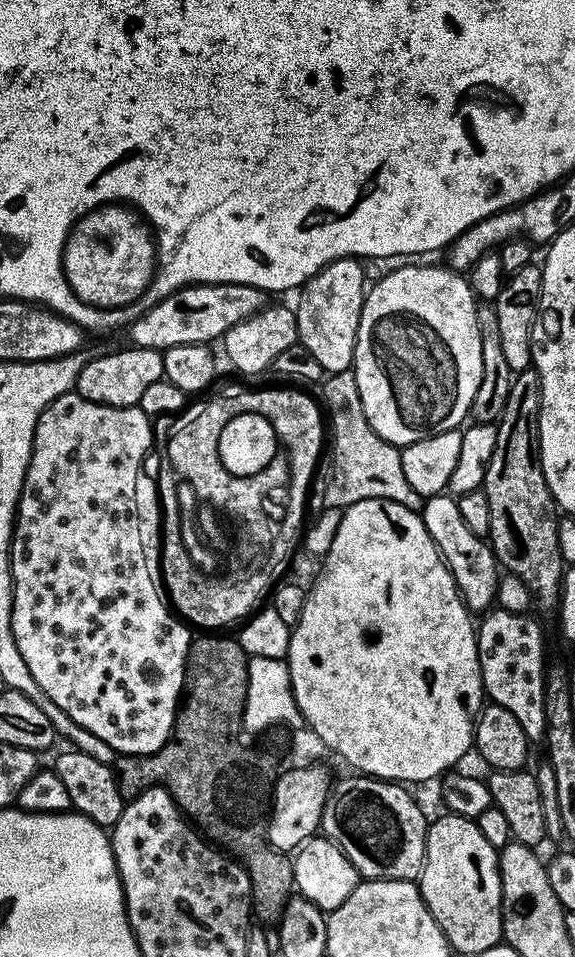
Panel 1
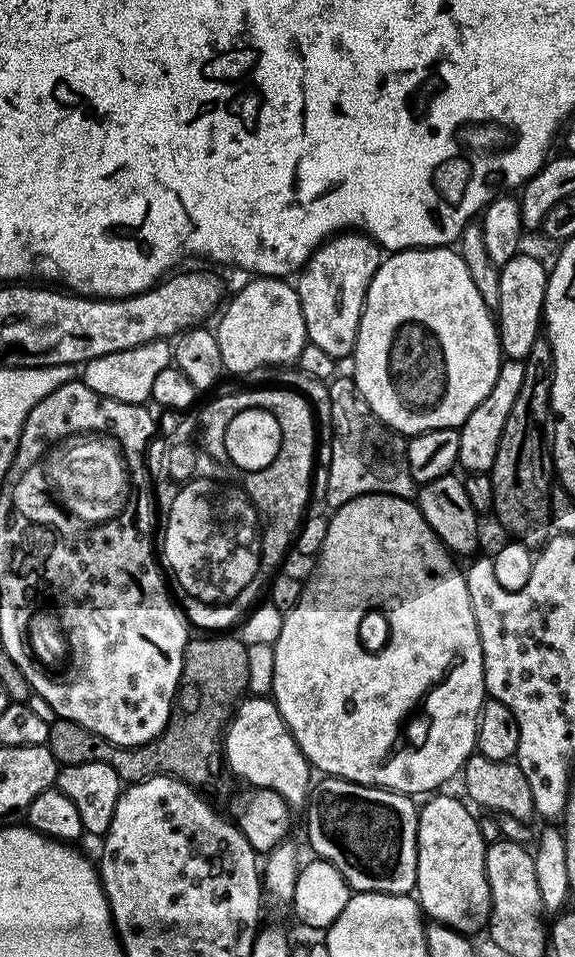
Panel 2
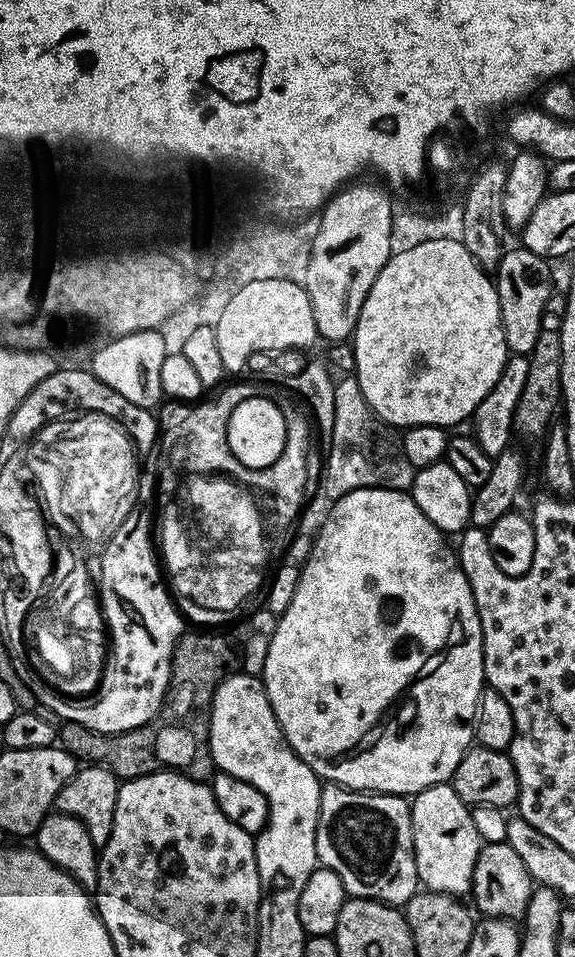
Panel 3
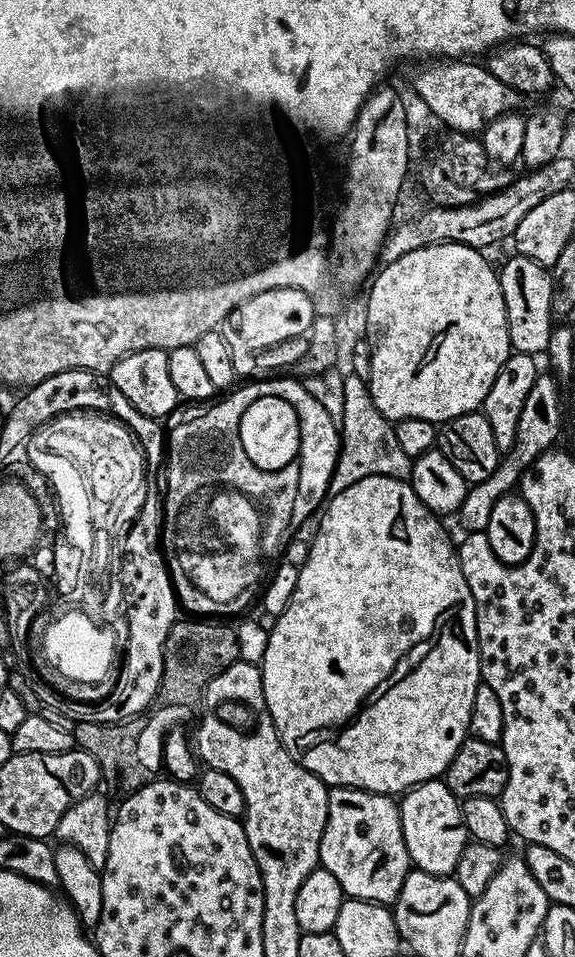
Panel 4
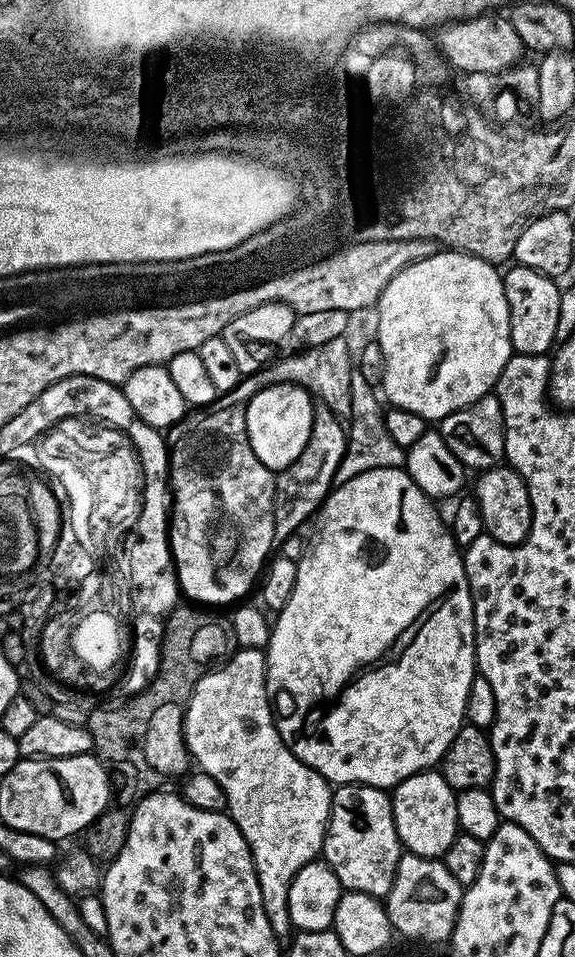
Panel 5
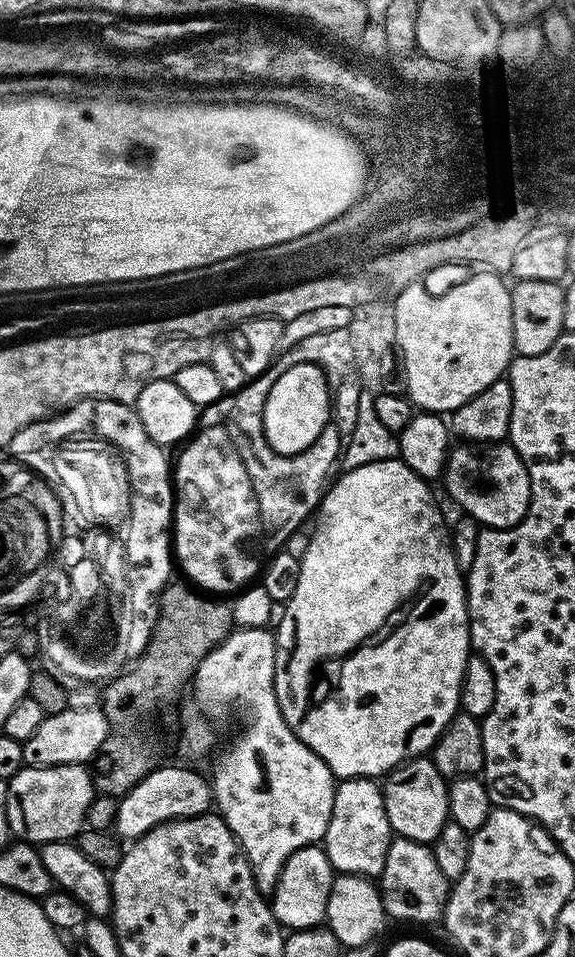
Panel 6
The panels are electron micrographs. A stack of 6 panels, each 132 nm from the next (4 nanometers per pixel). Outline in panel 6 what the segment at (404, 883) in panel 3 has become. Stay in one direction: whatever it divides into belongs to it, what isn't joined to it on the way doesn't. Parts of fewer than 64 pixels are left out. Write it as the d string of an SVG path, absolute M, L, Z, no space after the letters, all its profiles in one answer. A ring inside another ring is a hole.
M344 778L336 785L334 810L322 841L324 853L337 873L378 878L384 873L386 854L394 833L386 818L384 793L372 778Z

